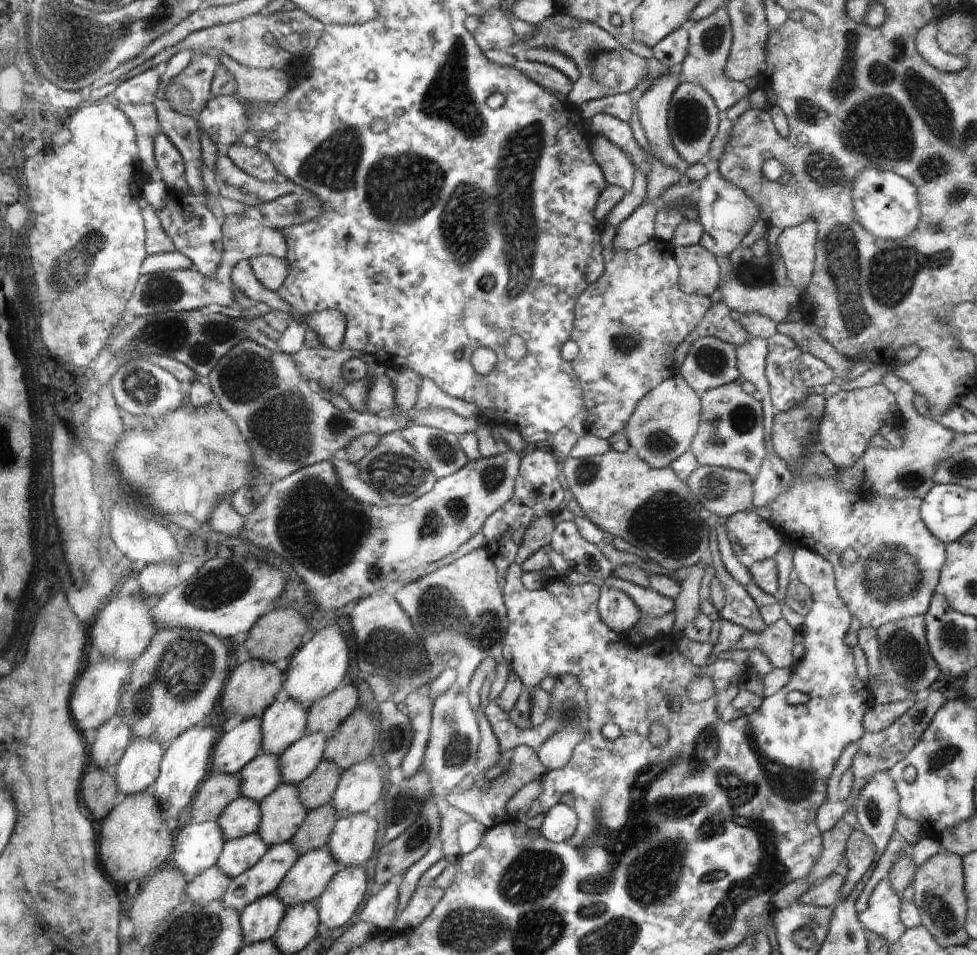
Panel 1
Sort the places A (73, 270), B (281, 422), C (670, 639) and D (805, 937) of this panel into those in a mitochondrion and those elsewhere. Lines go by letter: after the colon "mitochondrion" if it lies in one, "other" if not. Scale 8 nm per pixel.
A: mitochondrion
B: mitochondrion
C: other
D: mitochondrion

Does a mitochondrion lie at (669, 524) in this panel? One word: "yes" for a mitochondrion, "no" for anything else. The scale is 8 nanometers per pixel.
yes

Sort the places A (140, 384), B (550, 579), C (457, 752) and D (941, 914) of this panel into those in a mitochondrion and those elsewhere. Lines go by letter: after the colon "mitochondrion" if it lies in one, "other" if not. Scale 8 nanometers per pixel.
A: mitochondrion
B: other
C: mitochondrion
D: mitochondrion

